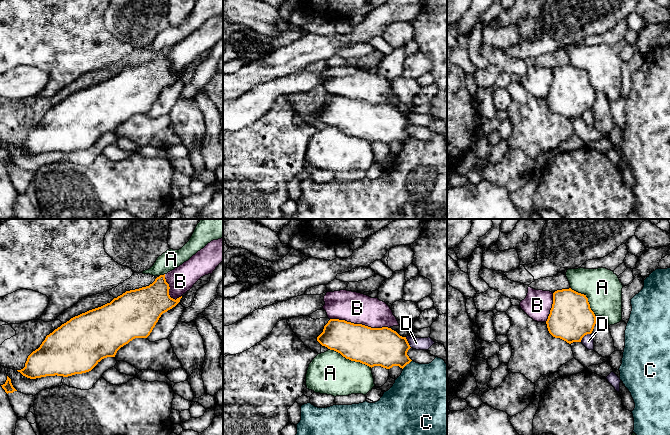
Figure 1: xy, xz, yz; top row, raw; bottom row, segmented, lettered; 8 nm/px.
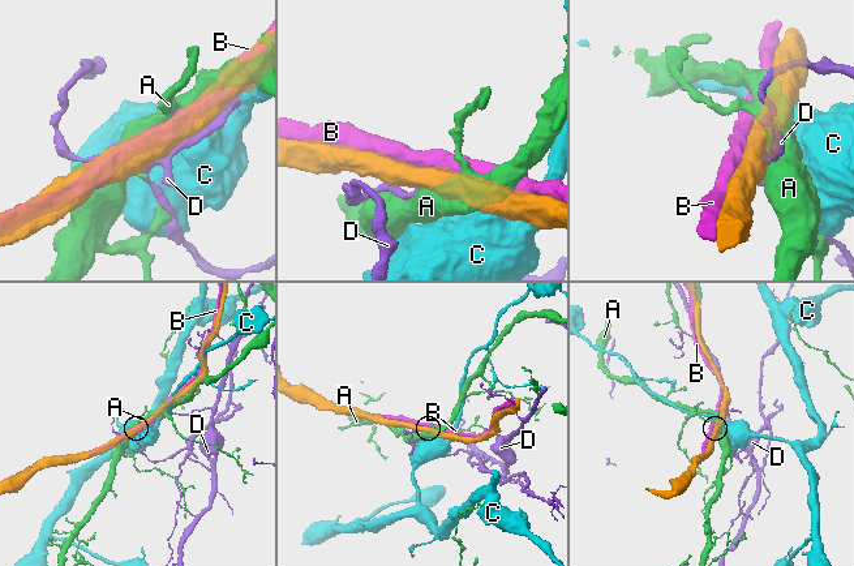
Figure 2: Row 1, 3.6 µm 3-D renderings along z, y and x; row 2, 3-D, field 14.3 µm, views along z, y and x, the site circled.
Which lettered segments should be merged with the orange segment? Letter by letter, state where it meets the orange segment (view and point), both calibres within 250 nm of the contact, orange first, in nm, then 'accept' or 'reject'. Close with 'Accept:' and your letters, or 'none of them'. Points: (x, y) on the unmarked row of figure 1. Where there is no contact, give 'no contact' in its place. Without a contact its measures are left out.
A: contact xz (350, 135); calibres 300 and 340 nm; reject
B: contact xz (360, 100); calibres 300 and 240 nm; accept
C: contact xz (406, 140); calibres 320 and 440 nm; reject
D: contact yz (584, 111); calibres 360 and 100 nm; reject
Accept: B

